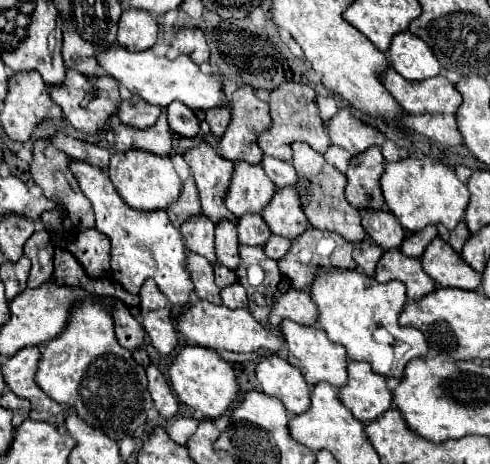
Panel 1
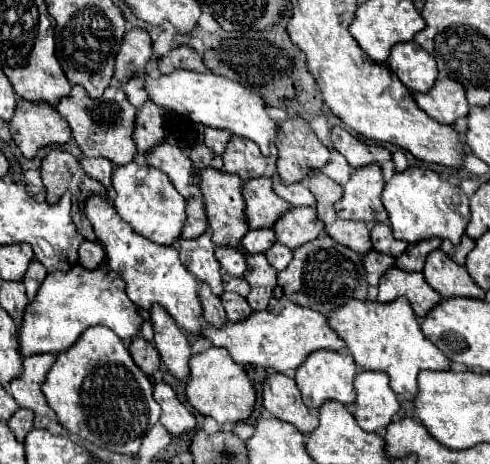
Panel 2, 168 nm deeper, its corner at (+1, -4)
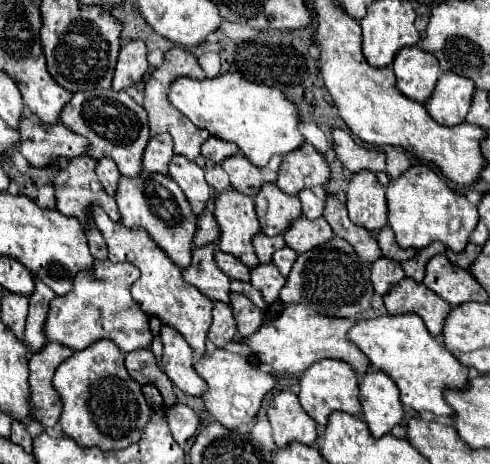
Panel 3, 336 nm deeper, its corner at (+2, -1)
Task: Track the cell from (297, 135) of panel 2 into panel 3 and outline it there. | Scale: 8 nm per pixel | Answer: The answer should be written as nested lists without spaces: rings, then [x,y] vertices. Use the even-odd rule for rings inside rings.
[[[305,143],[301,149],[297,149],[297,153],[283,157],[277,185],[283,193],[297,195],[303,189],[325,187],[329,179],[331,171],[325,157],[317,153],[313,145]]]

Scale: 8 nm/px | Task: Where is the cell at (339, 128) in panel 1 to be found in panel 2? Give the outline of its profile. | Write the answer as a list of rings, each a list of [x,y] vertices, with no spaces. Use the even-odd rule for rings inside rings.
[[[340,126],[332,128],[332,146],[350,162],[352,168],[360,168],[374,162],[390,160],[390,150],[380,144],[364,144]]]

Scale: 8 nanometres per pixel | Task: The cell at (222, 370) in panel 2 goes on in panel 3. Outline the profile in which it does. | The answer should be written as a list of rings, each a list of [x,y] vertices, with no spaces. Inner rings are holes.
[[[215,349],[213,355],[203,355],[195,363],[195,371],[209,385],[209,391],[203,395],[207,411],[227,429],[235,429],[239,425],[251,423],[255,419],[257,411],[261,409],[265,395],[269,391],[273,391],[277,385],[277,379],[273,377],[273,373],[253,367],[245,357],[231,353],[227,349]]]

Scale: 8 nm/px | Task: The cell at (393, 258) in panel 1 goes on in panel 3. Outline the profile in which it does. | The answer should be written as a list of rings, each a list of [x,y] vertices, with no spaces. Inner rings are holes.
[[[405,277],[405,281],[401,281],[401,285],[397,285],[397,289],[391,289],[391,293],[387,293],[383,297],[383,301],[385,301],[389,315],[417,313],[425,321],[425,325],[433,337],[441,335],[445,315],[449,315],[449,311],[451,311],[447,301],[437,297],[433,291],[425,289],[423,283],[417,283],[409,277]]]

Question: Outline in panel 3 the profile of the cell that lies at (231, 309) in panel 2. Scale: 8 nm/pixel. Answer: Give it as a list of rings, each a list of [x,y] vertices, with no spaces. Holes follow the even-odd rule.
[[[231,293],[231,307],[237,317],[237,329],[241,337],[251,337],[263,323],[261,309],[241,293]]]

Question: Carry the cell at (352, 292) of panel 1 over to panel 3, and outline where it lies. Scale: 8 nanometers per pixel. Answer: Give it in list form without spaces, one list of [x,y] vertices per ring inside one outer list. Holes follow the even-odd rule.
[[[415,313],[361,319],[349,331],[349,339],[369,357],[371,365],[397,383],[401,403],[415,411],[431,411],[437,417],[453,417],[453,409],[445,401],[445,391],[465,389],[469,385],[467,367],[461,365],[425,327]]]

